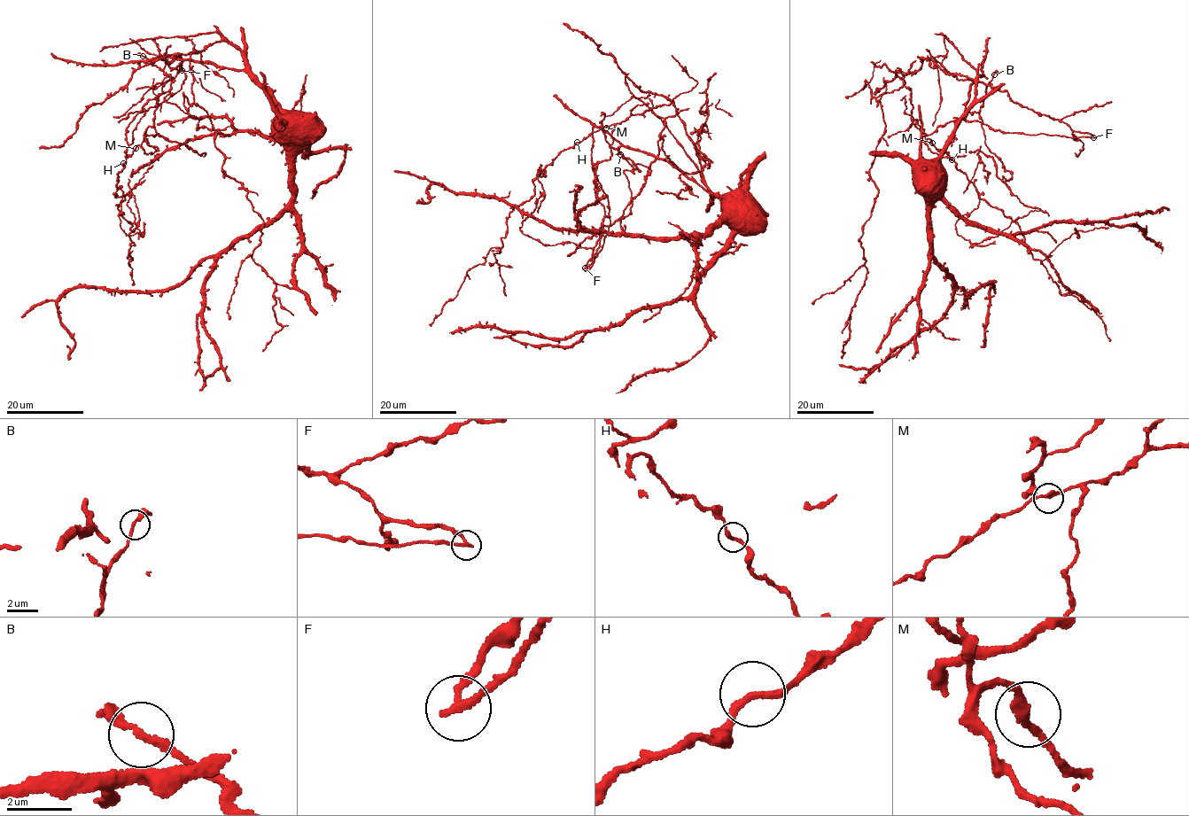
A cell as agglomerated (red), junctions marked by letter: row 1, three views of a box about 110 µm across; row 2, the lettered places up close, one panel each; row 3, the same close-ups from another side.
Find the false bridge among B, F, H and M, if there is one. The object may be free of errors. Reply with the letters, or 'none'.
F

